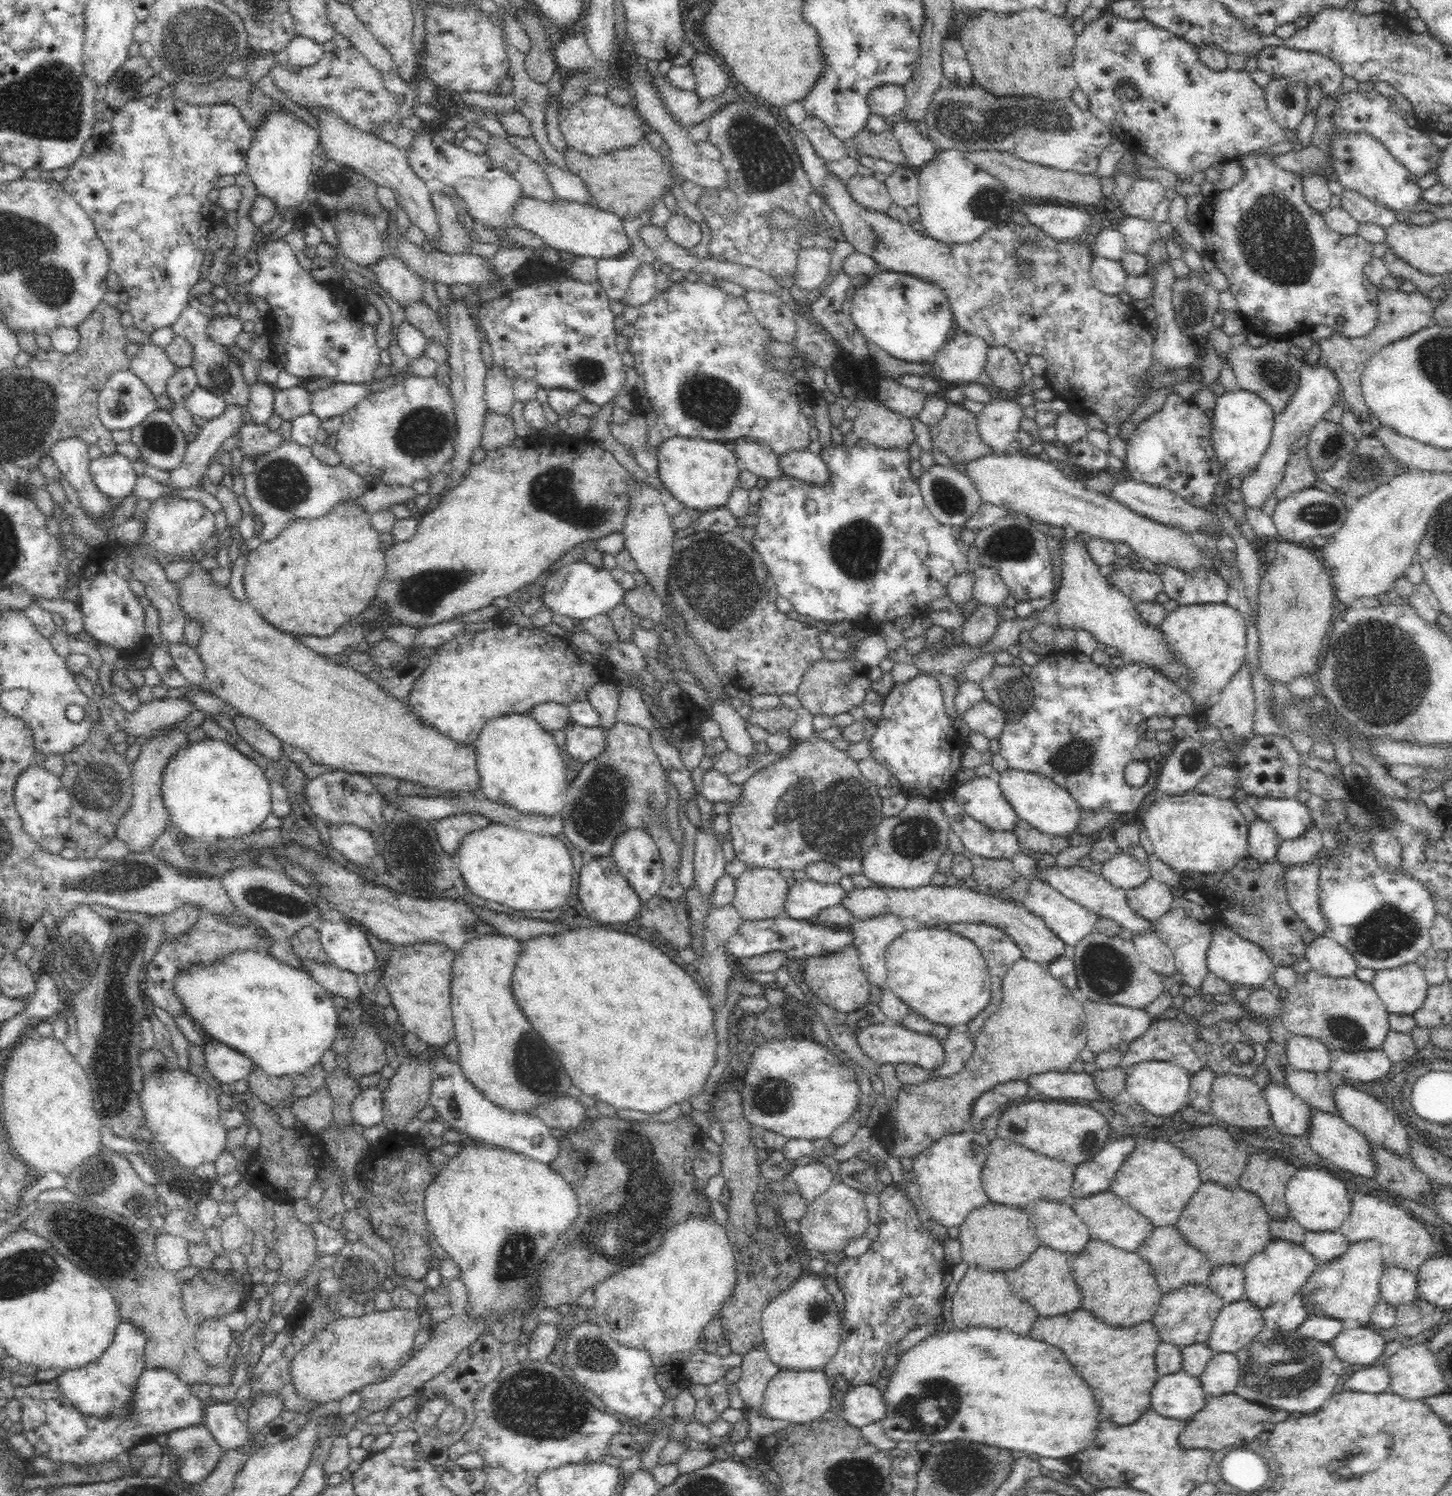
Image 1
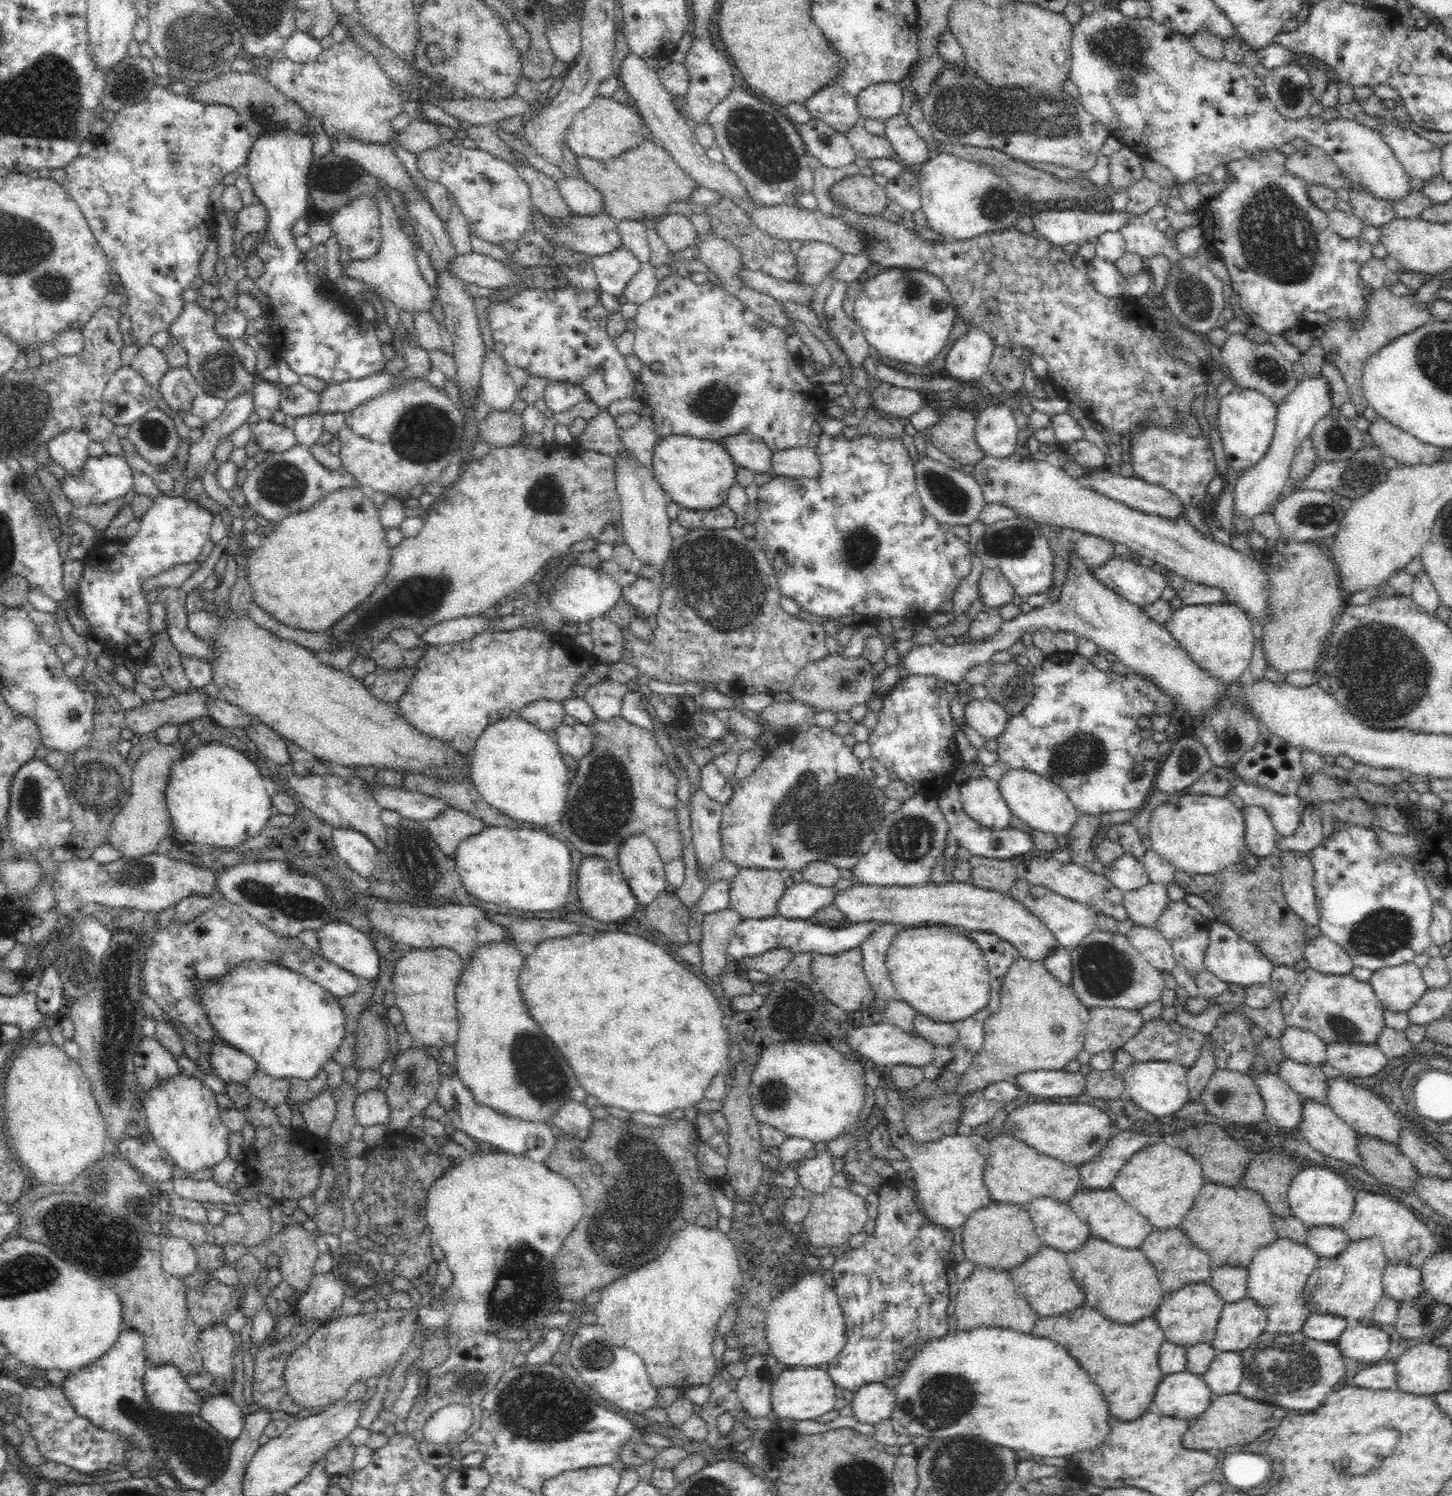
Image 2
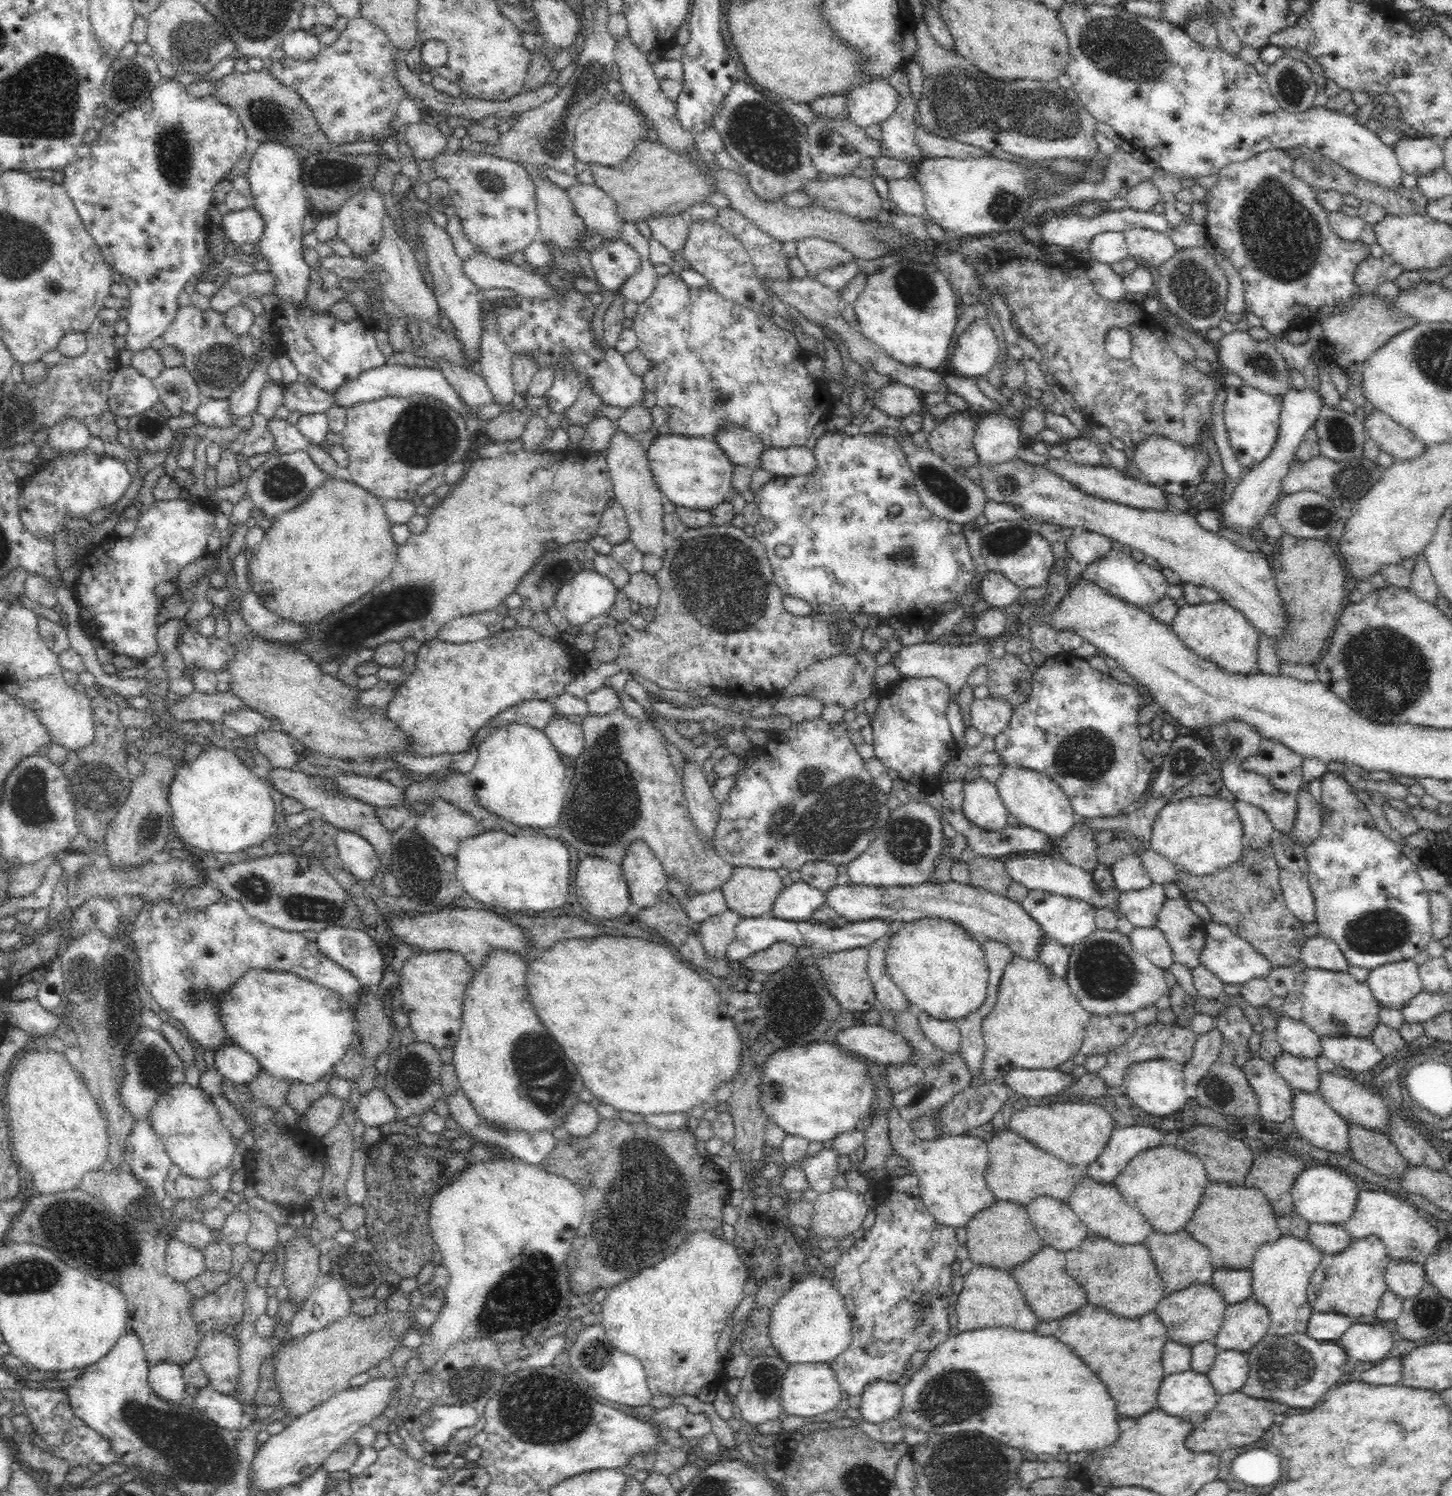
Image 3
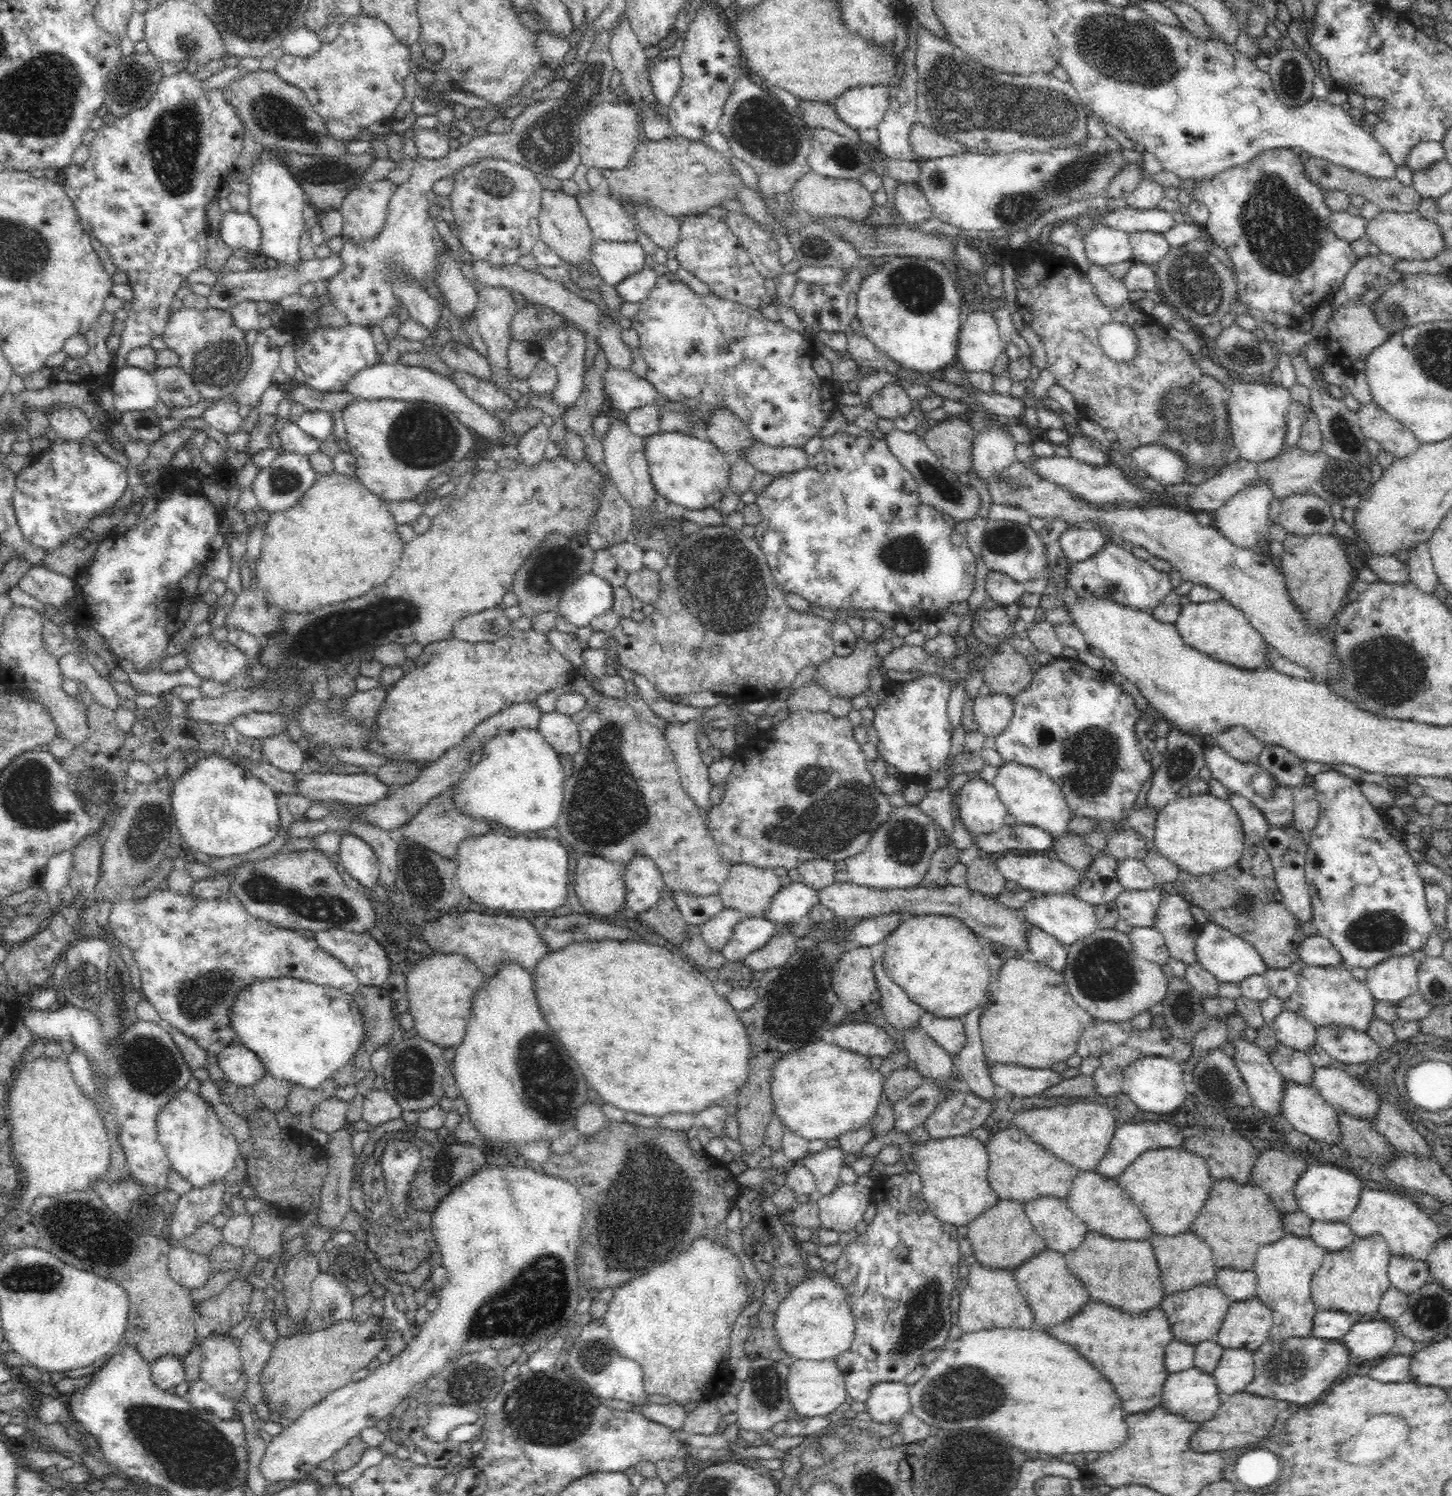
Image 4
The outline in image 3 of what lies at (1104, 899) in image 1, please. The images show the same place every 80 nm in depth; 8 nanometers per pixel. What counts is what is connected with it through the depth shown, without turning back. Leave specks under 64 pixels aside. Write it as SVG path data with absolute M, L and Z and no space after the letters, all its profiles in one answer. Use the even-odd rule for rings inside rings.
M1036 855L1027 858L1014 857L1007 860L1006 867L1008 867L1008 873L1012 875L1013 880L1022 883L1028 890L1045 890L1065 897L1075 898L1091 904L1096 909L1108 909L1115 912L1116 915L1122 916L1120 914L1120 903L1118 902L1121 890L1118 890L1115 886L1102 889L1091 871L1074 866L1064 858L1054 859L1050 856L1040 857Z

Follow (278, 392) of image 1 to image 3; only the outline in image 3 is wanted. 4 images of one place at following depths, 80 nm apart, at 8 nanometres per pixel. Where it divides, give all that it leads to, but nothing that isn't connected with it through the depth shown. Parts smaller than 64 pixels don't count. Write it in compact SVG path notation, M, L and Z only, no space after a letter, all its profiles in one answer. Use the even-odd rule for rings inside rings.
M307 382L285 384L282 391L282 404L289 412L309 415L324 413L332 404L331 393Z

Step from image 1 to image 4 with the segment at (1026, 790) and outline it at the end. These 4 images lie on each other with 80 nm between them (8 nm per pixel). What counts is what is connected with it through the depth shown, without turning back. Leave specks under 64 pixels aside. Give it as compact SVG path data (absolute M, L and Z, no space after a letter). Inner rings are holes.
M1005 762L999 767L993 785L1006 810L1018 823L1032 825L1050 834L1054 839L1067 833L1072 811L1066 802L1062 789L1046 773L1030 766Z

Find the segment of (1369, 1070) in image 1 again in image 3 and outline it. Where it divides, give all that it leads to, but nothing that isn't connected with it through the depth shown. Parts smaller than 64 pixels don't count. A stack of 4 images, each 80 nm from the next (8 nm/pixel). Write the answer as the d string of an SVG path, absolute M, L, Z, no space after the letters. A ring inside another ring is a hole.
M1322 1037L1321 1042L1323 1055L1334 1062L1338 1071L1346 1068L1354 1074L1364 1074L1376 1068L1385 1058L1371 1039Z

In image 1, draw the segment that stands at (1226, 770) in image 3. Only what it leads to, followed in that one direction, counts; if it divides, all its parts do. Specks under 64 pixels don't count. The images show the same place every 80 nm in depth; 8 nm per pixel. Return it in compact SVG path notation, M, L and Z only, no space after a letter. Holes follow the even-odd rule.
M1242 794L1257 817L1268 823L1282 840L1294 840L1314 825L1306 803L1297 798L1254 798Z

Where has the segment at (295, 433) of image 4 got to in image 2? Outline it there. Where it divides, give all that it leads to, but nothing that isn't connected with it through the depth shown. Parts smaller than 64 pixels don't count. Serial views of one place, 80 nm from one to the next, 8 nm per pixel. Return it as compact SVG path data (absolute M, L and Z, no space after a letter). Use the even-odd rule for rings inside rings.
M259 420L251 424L250 436L255 446L265 453L280 452L296 444L292 428L271 420Z

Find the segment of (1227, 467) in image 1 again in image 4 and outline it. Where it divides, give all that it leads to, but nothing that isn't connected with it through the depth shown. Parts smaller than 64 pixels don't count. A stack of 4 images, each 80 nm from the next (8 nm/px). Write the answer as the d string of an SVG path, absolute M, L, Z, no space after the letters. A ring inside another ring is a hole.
M1234 380L1227 387L1228 397L1225 400L1225 407L1227 410L1231 442L1234 448L1238 450L1241 460L1260 464L1264 461L1274 459L1284 440L1285 410L1288 406L1290 392L1281 383L1266 385L1251 382L1247 384Z

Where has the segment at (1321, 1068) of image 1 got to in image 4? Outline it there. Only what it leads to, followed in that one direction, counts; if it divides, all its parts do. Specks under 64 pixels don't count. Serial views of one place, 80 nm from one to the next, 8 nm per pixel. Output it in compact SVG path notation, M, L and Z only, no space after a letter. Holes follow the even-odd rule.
M1282 1008L1270 1025L1279 1043L1292 1051L1307 1053L1317 1044L1317 1030L1304 1018L1286 1009Z

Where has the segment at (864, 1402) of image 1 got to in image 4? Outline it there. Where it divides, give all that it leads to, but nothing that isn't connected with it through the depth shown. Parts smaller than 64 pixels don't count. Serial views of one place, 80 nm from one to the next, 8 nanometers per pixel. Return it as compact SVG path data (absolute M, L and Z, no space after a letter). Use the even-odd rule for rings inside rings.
M902 1381L877 1382L868 1391L865 1403L872 1420L884 1424L900 1421L909 1407L908 1387Z

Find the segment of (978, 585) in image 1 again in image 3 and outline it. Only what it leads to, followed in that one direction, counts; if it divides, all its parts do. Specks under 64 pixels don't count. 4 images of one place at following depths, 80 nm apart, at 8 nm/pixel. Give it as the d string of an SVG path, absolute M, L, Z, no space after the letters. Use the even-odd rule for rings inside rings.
M989 570L982 578L981 586L982 600L993 608L1008 608L1009 605L1019 601L1021 591L1001 573Z

